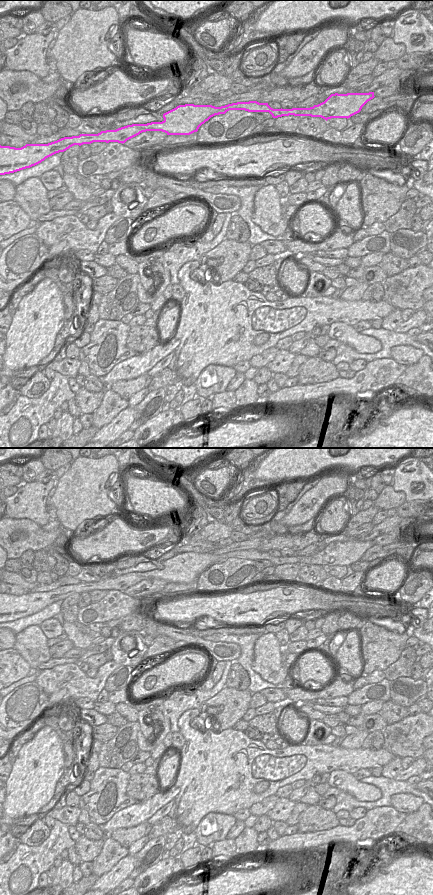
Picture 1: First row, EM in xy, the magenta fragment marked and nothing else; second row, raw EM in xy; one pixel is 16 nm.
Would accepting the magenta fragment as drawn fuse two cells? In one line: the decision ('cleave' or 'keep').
keep

